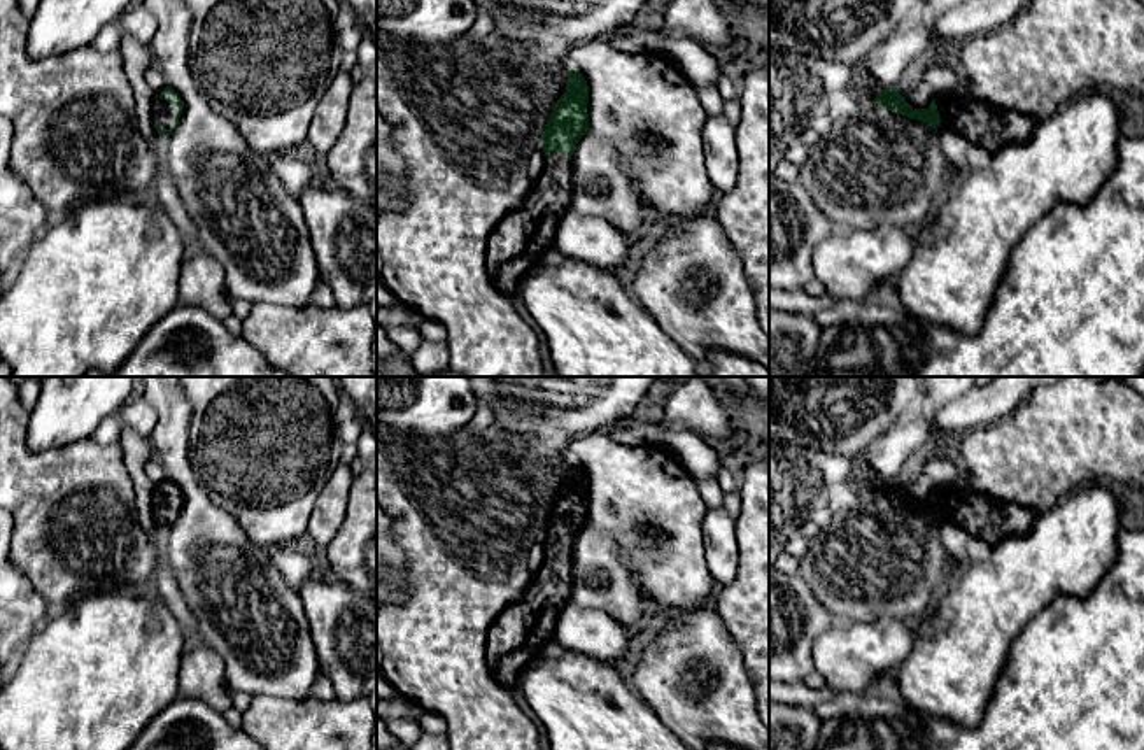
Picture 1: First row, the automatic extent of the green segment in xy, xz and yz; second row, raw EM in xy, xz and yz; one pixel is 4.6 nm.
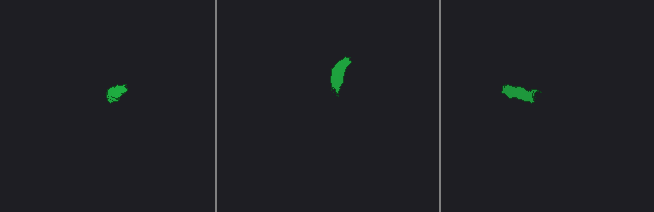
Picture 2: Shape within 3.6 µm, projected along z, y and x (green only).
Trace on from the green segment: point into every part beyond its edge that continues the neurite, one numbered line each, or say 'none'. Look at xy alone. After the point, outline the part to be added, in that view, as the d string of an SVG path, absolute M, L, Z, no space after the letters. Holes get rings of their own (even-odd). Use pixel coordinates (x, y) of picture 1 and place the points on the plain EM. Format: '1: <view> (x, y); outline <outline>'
1: xy (163, 505); outline M165 484L156 487L158 491L154 494L154 512L163 522L172 522L172 515L175 513L175 499L165 492Z

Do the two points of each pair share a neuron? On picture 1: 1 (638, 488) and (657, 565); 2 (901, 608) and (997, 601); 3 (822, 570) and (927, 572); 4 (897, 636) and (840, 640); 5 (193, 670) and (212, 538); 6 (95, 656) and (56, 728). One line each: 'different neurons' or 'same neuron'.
1: same neuron
2: different neurons
3: same neuron
4: same neuron
5: different neurons
6: same neuron

